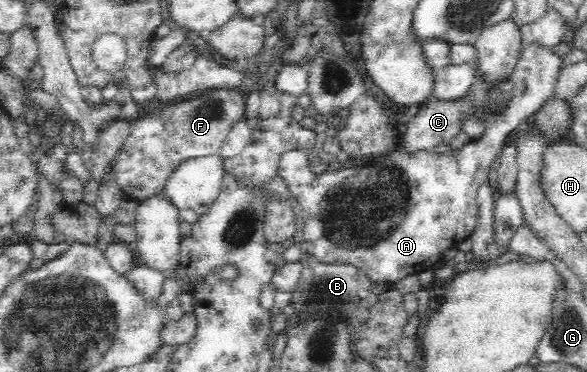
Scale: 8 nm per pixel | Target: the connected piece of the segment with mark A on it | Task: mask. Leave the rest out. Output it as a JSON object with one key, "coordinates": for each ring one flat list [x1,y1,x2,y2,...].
{"coordinates":[[526,46,523,48,520,60,515,66,513,74,511,75,511,81,513,82,513,93,502,113,493,116,487,123,486,133,474,141,470,141,468,144,460,149,450,150,445,153,439,154,436,151,417,151,416,154,410,154,406,150,399,149,394,151,393,154,387,155,386,159,379,159,373,161,372,163,360,163,360,168,354,175,352,175,352,169,348,167,348,164,344,166,332,167,331,170,325,171,324,173,318,175,310,170,309,162,307,160,306,151,294,150,284,151,282,157,279,159,278,163,278,173,280,177,285,181,288,186,292,197,296,199,299,203,299,207,302,211,302,216,304,217,304,229,303,229,303,240,300,244,302,252,313,255,318,261,325,264,344,264,349,266,354,266,367,275,367,278,371,282,376,282,379,284,394,283,399,279,405,278,409,275,417,275,421,271,426,271,426,269,432,269,437,265,442,259,445,251,448,249,455,248,464,241,466,237,469,237,473,233,474,228,477,226,479,219,479,208,477,202,477,191,479,187,488,182,488,173,492,169,492,163,496,161,496,155,499,154,502,146,507,143,507,140,511,139,512,134,518,127,519,123,523,120,532,117,543,105,544,101,552,95,555,85,558,82,560,71,563,69,563,59,561,59,556,52,552,52,552,48,542,47,542,46]]}

